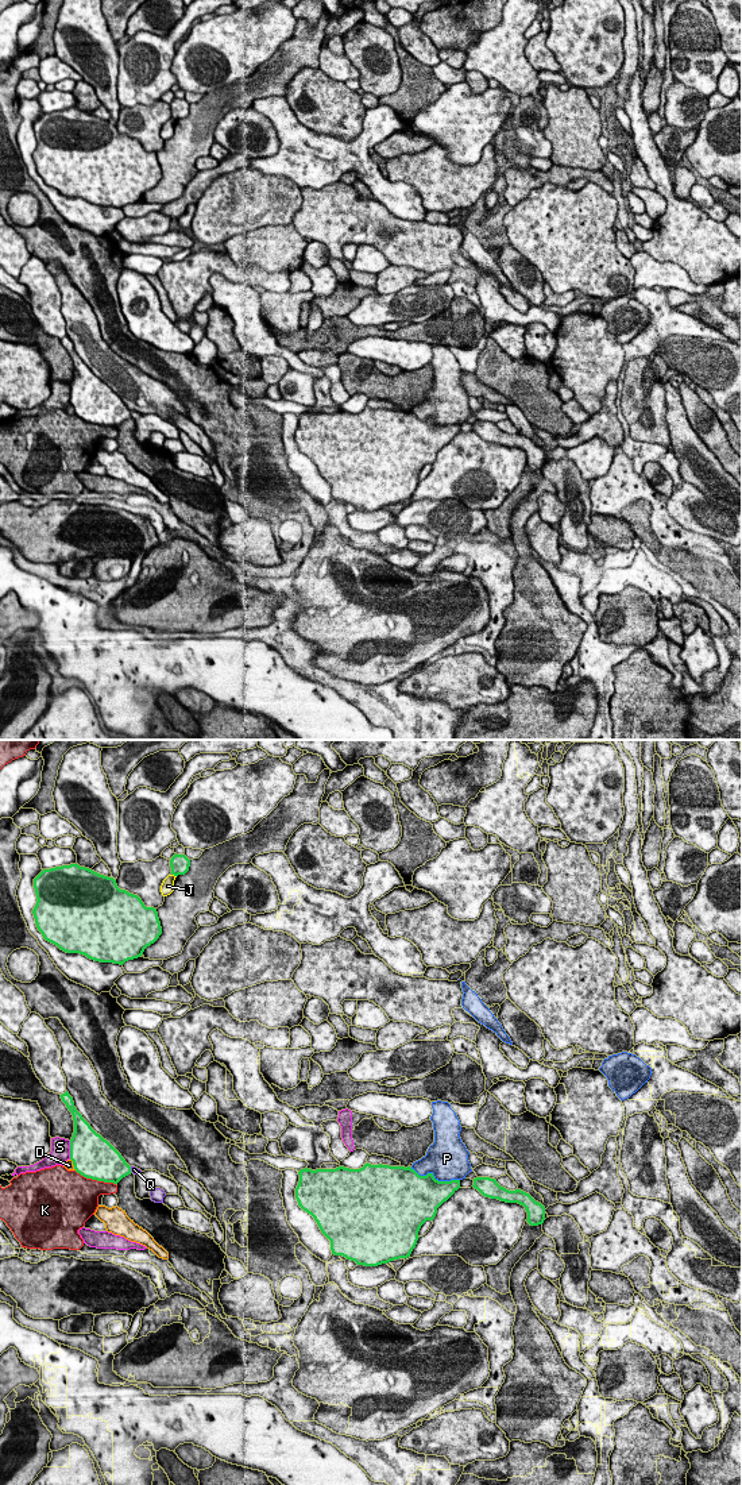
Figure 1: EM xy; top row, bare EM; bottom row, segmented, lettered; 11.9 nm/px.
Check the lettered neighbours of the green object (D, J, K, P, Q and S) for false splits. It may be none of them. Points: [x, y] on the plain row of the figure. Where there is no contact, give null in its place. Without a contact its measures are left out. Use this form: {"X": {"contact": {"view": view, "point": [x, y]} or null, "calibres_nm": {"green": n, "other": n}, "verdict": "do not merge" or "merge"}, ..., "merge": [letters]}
{"D": {"contact": {"view": "xy", "point": [73, 408]}, "calibres_nm": {"green": 500, "other": 100}, "verdict": "do not merge"}, "J": {"contact": {"view": "xy", "point": [174, 119]}, "calibres_nm": {"green": 240, "other": 160}, "verdict": "do not merge"}, "K": {"contact": {"view": "xy", "point": [95, 423]}, "calibres_nm": {"green": 500, "other": 420}, "verdict": "do not merge"}, "P": {"contact": {"view": "xy", "point": [433, 421]}, "calibres_nm": {"green": 480, "other": 460}, "verdict": "do not merge"}, "Q": {"contact": {"view": "xy", "point": [130, 413]}, "calibres_nm": {"green": 380, "other": 70}, "verdict": "do not merge"}, "S": {"contact": {"view": "xy", "point": [70, 394]}, "calibres_nm": {"green": 480, "other": 240}, "verdict": "do not merge"}, "merge": []}

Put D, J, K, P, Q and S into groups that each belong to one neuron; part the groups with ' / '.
D J Q / K / P / S

